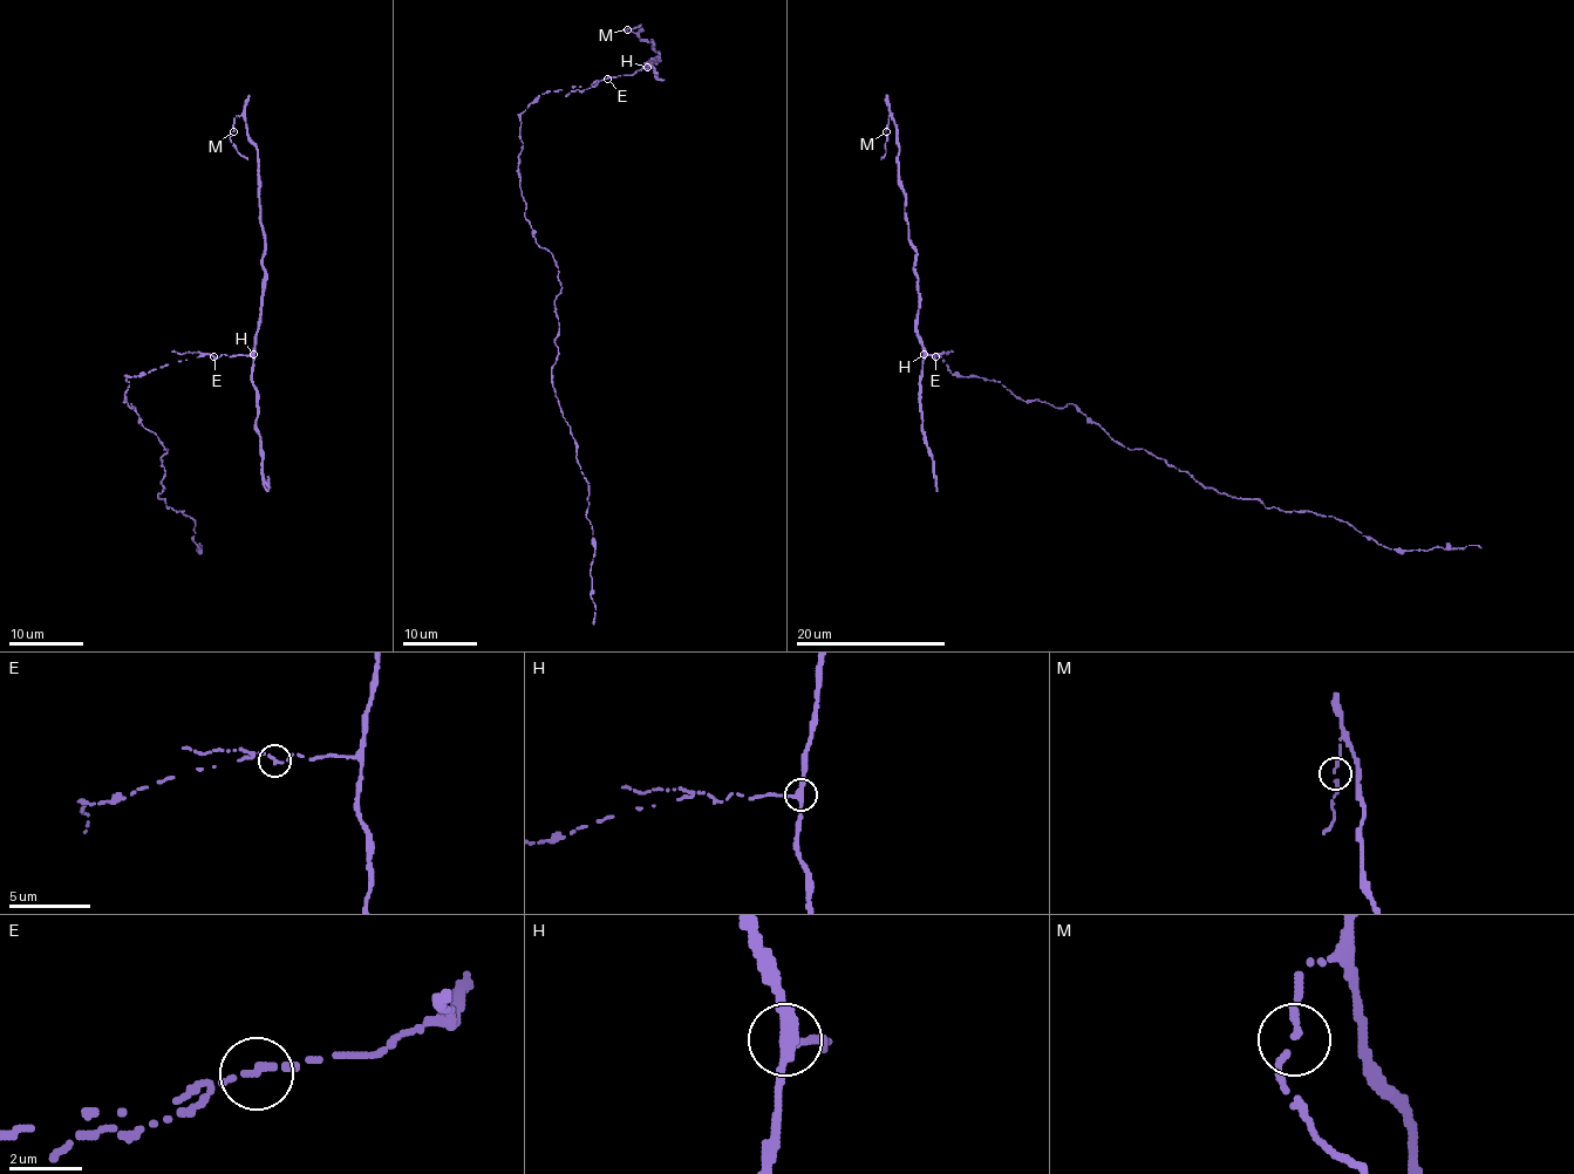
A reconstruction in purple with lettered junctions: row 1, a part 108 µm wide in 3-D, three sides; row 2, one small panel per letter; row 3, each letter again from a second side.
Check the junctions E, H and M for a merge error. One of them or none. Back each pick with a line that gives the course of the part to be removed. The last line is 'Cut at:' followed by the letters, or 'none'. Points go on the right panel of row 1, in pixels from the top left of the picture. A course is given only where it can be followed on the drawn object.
Cut at: none

